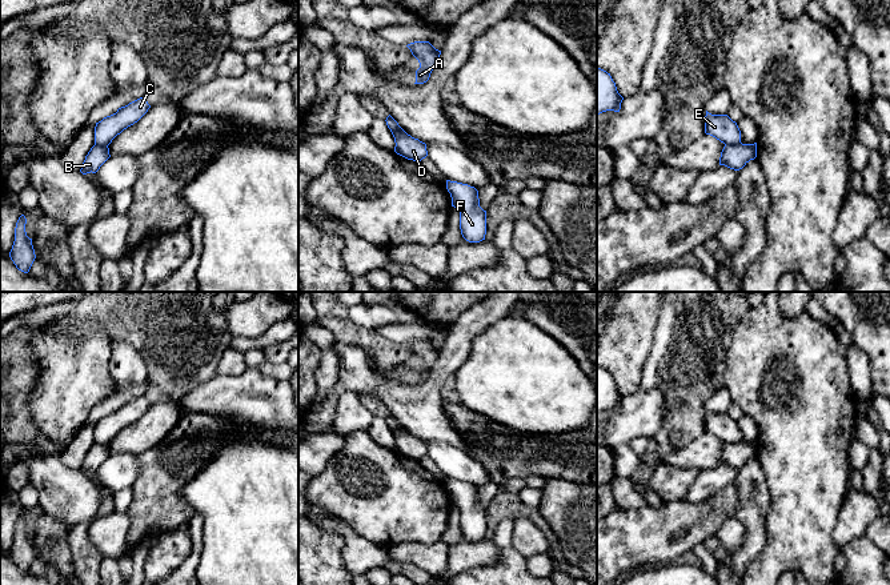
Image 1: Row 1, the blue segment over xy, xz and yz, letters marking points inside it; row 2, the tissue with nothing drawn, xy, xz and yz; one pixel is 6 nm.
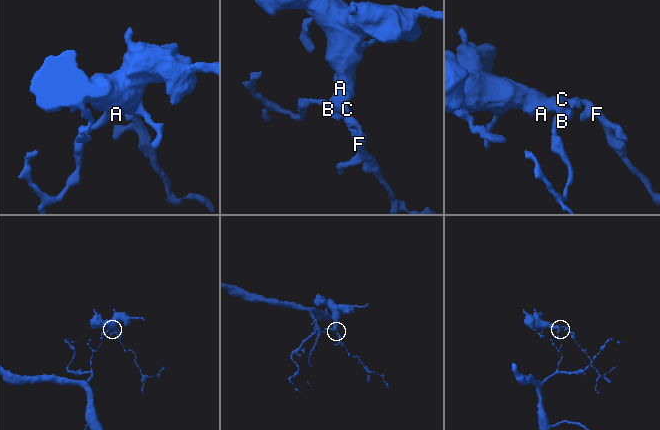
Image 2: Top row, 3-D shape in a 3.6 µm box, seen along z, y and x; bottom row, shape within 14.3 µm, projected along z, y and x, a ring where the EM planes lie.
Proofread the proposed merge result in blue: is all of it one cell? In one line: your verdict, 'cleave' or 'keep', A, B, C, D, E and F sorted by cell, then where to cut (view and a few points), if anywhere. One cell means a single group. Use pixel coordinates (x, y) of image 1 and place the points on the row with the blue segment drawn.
cleave; A C E F / B D; cut in yz along (741, 143), (725, 144)

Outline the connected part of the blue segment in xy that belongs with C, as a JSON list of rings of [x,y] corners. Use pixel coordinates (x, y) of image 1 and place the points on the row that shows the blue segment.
[[[140,97],[119,108],[116,113],[104,117],[101,121],[96,123],[95,144],[108,147],[117,135],[137,123],[149,108],[148,101]]]

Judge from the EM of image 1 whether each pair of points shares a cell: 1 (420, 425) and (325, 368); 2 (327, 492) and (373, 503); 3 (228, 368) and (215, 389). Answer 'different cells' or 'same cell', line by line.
1: different cells
2: same cell
3: different cells

